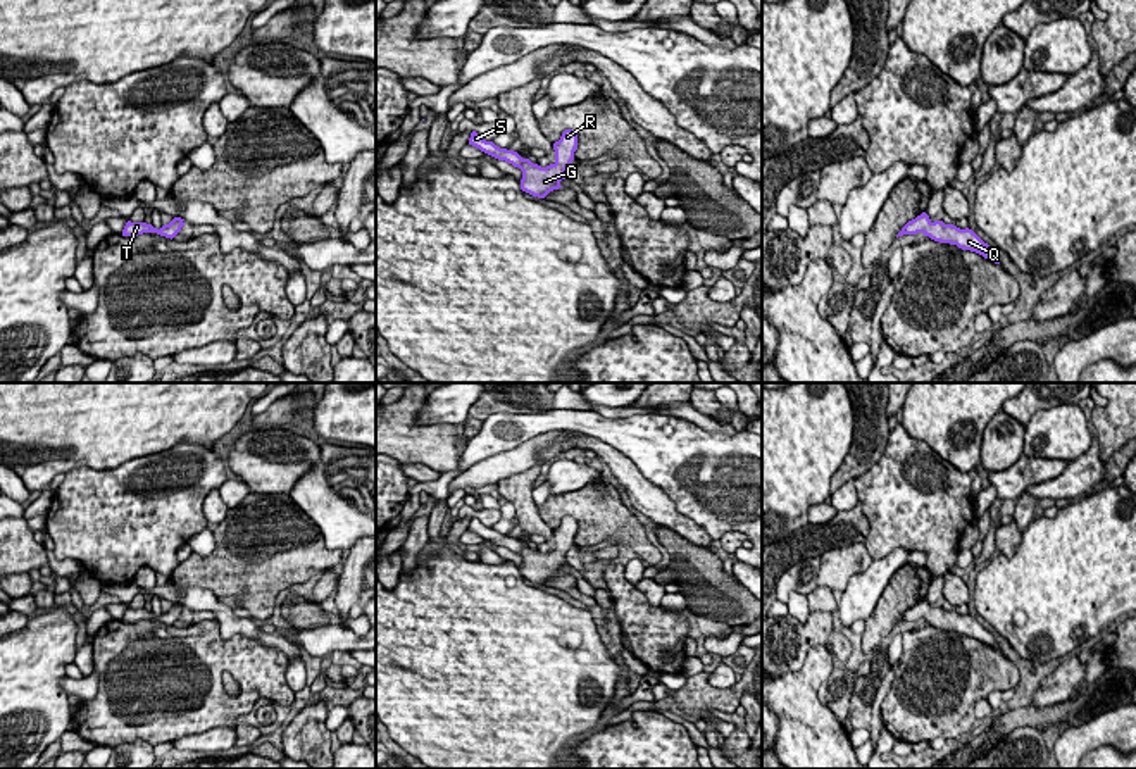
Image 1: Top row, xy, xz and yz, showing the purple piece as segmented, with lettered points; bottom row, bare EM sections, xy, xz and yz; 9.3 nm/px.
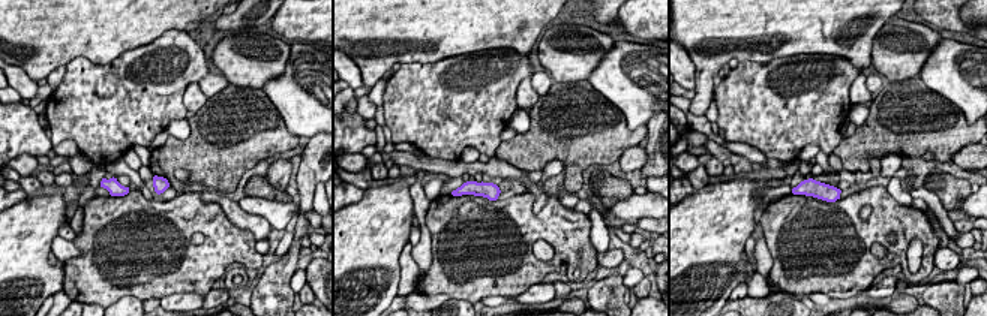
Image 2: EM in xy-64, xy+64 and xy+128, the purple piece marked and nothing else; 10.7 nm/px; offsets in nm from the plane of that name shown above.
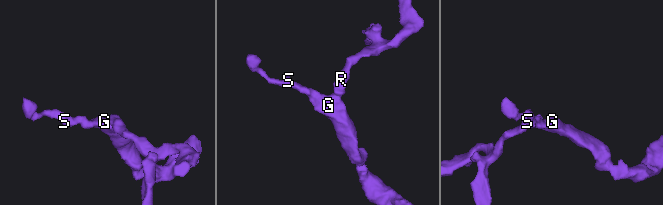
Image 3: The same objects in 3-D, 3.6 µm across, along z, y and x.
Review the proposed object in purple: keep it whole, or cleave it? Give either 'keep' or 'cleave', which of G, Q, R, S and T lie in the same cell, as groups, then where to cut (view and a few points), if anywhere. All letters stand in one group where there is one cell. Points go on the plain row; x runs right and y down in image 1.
keep; groups G Q R S T; cut none

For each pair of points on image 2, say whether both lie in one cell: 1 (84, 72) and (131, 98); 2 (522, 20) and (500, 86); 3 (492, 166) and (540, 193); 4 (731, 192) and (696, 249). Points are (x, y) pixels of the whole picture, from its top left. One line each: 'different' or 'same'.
1: same
2: different
3: same
4: same

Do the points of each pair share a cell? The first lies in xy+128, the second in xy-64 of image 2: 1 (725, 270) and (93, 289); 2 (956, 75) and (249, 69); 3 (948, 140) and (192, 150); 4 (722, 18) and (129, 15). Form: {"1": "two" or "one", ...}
{"1": "two", "2": "two", "3": "one", "4": "one"}

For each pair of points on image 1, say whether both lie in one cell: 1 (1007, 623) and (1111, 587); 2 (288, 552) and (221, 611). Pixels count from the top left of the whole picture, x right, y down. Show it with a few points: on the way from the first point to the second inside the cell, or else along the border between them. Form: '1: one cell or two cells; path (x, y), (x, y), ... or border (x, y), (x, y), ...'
1: one cell; path (1033, 600), (1047, 600), (1062, 587), (1085, 587)
2: two cells; border (178, 588), (204, 587), (218, 599)

